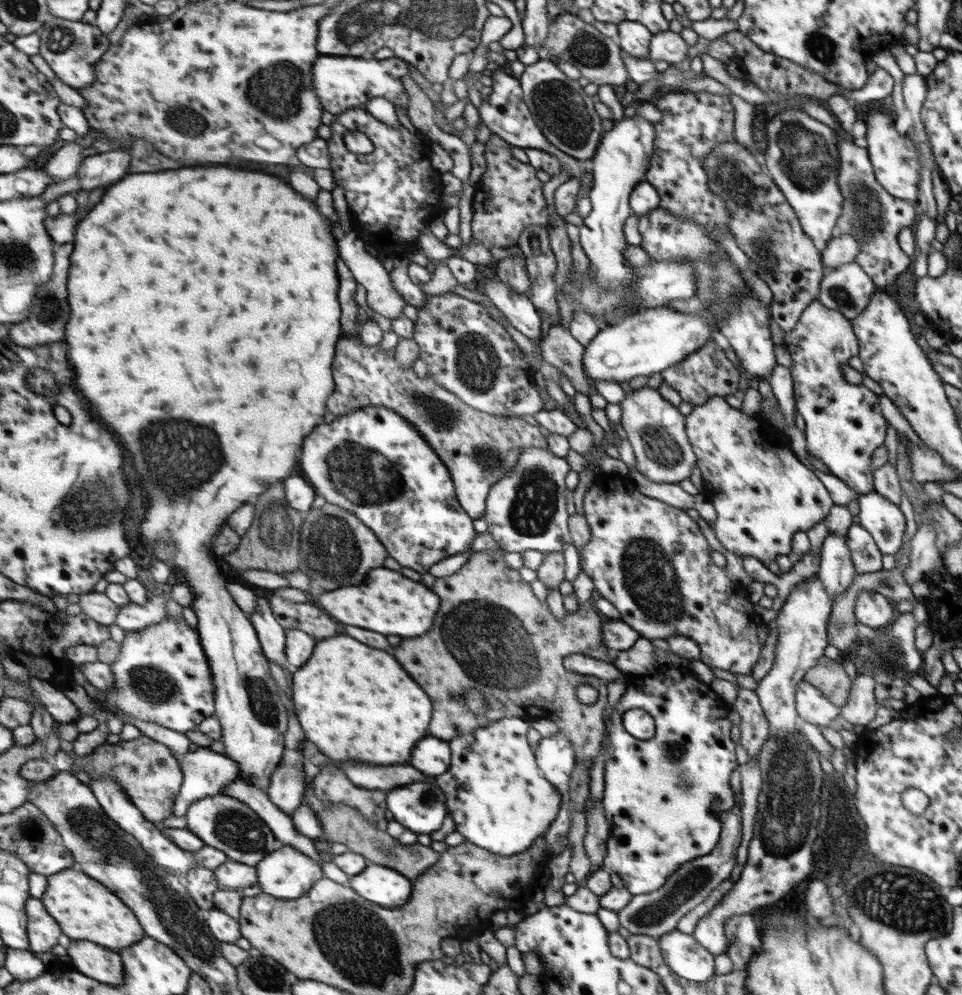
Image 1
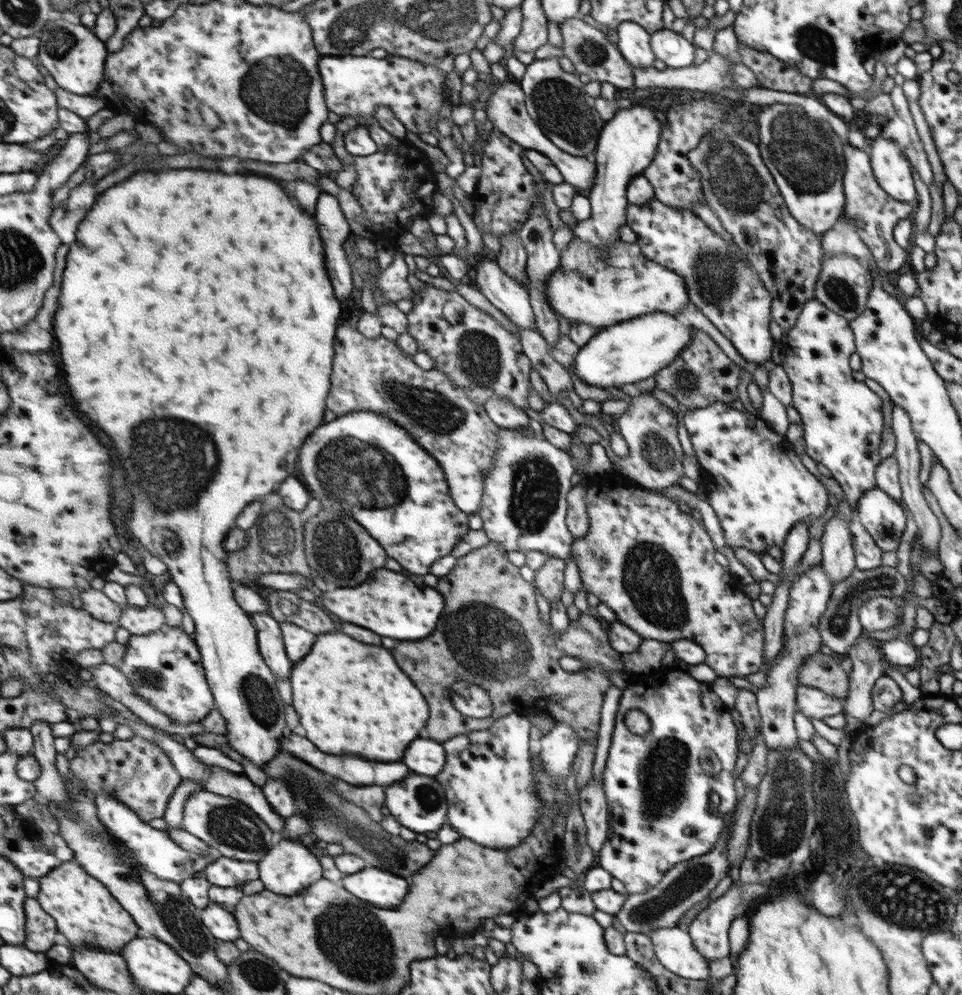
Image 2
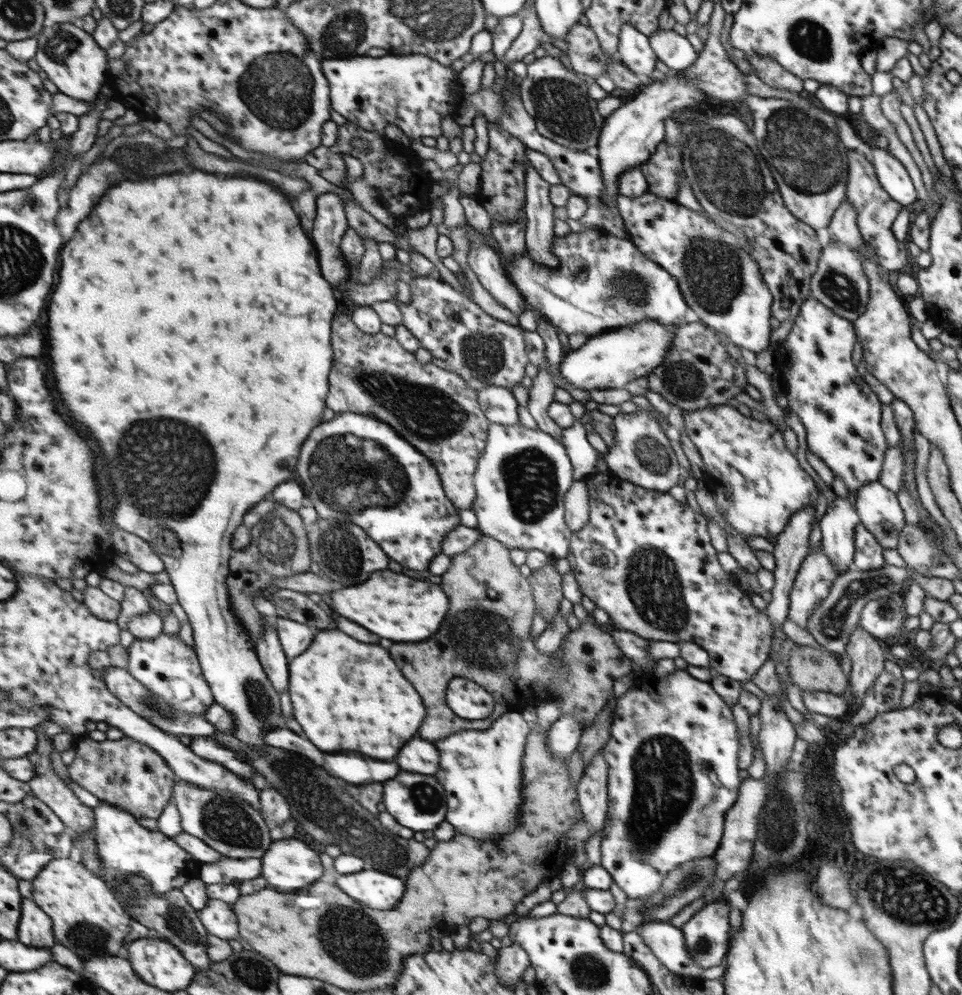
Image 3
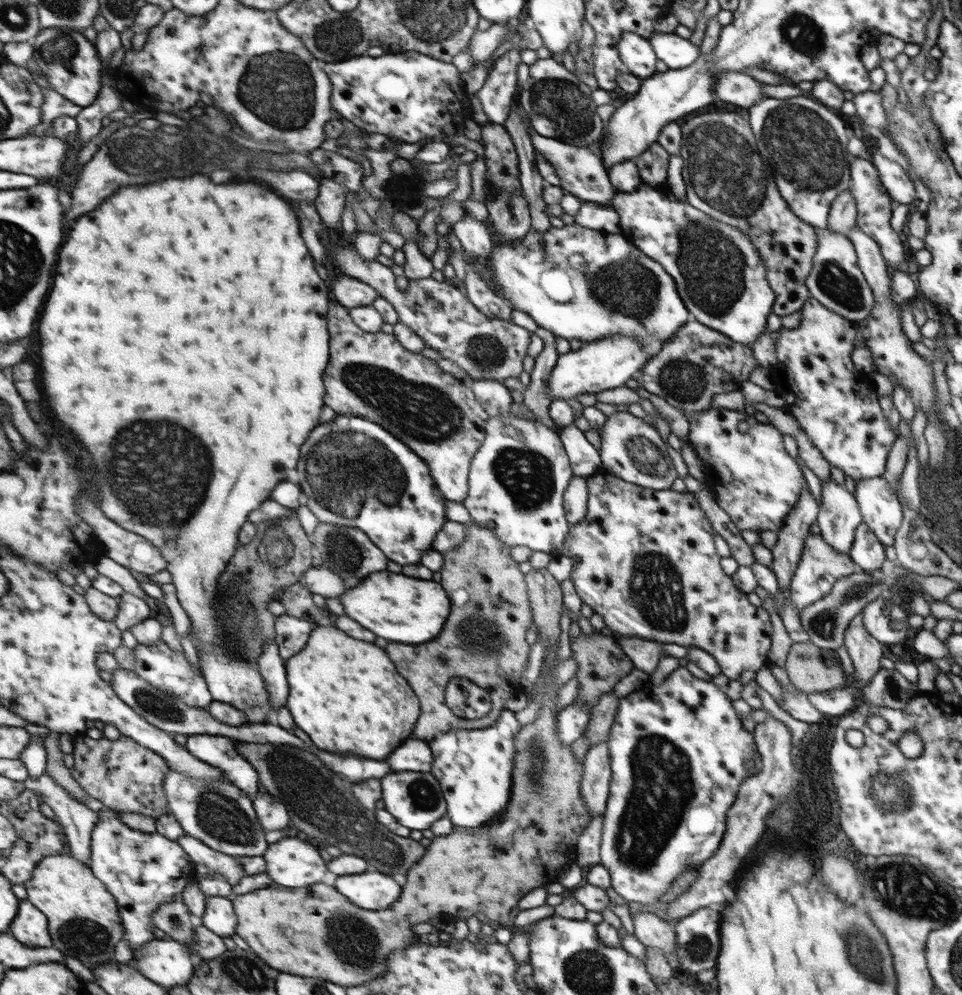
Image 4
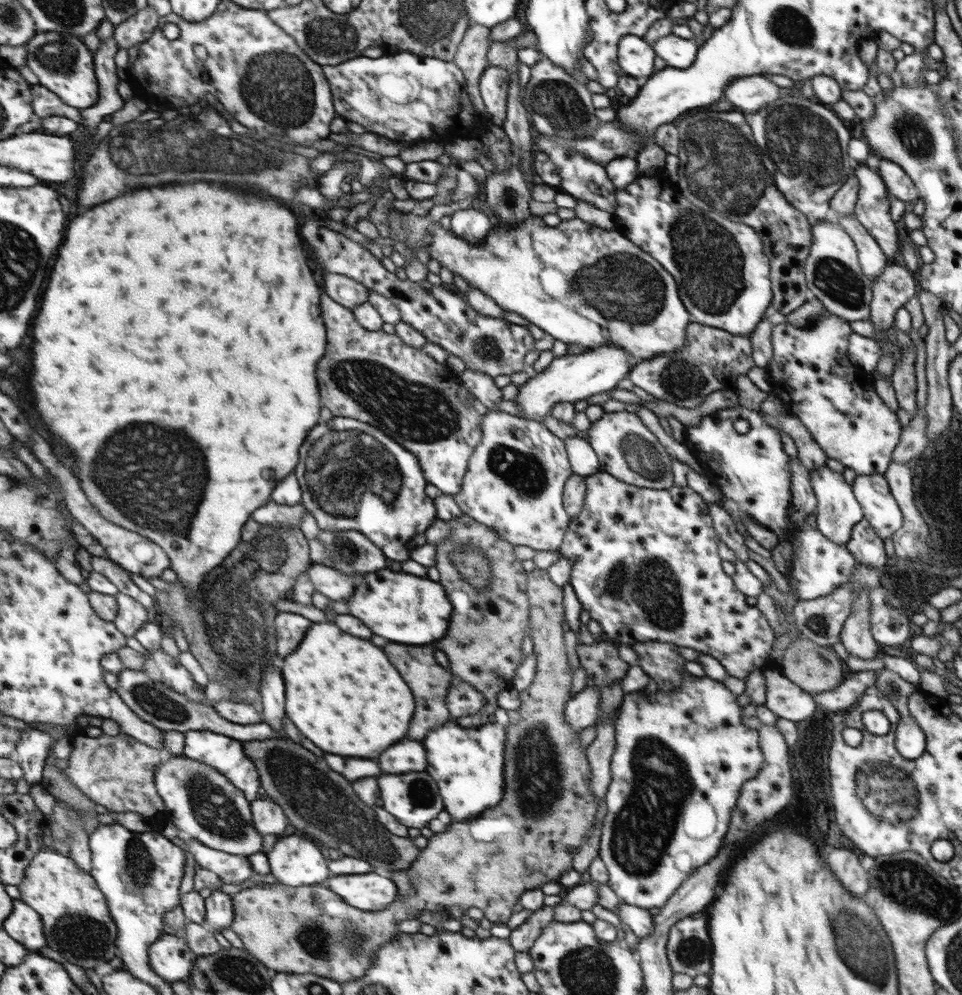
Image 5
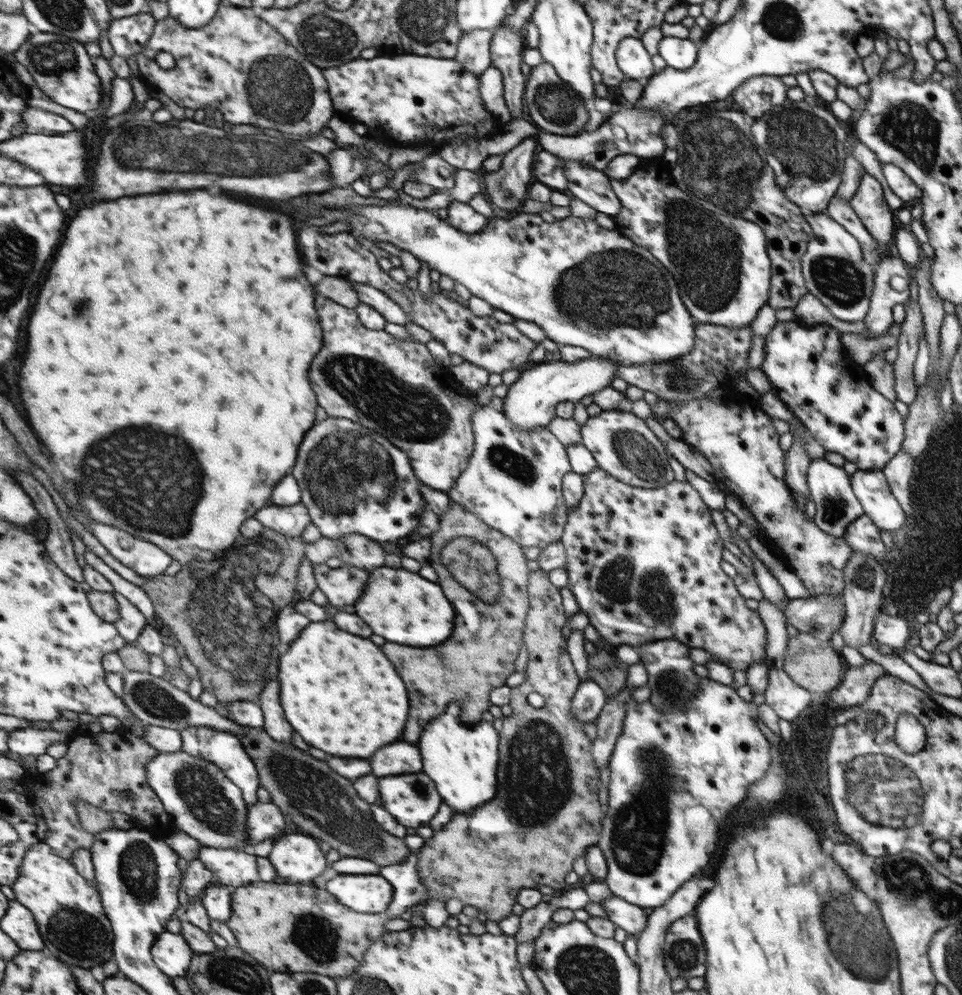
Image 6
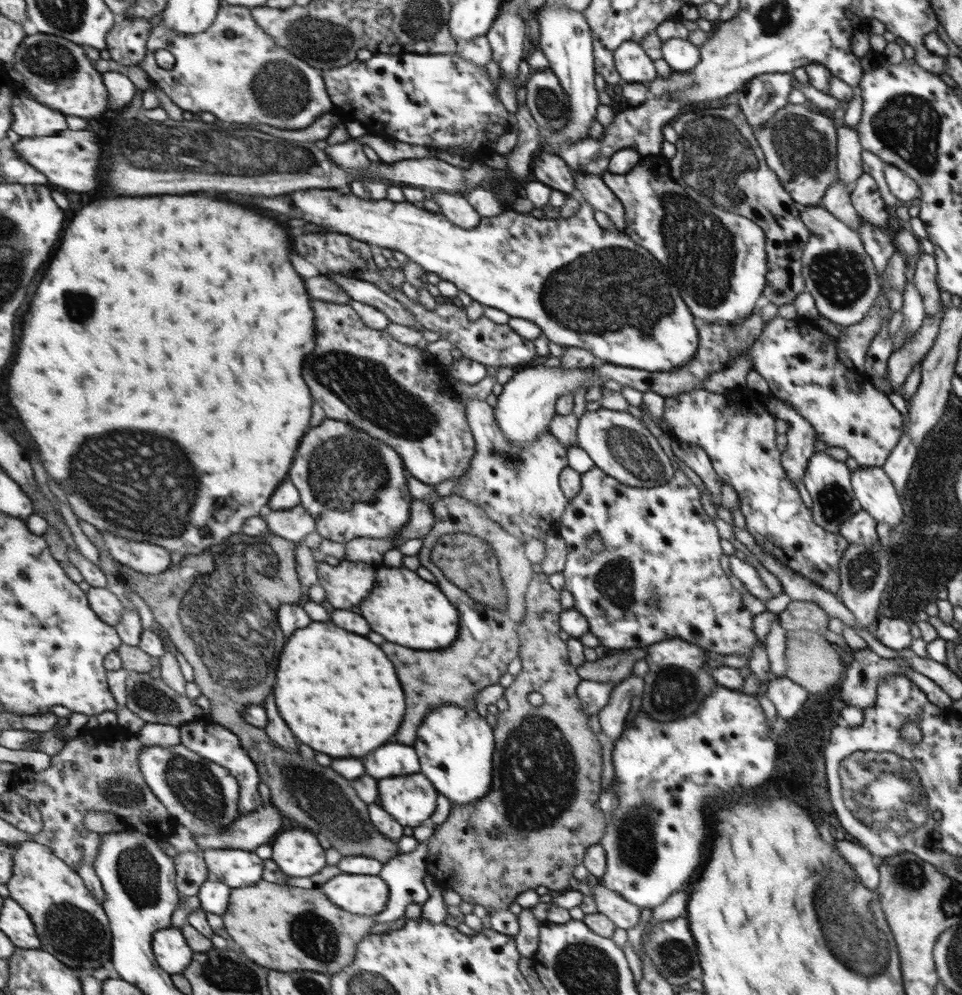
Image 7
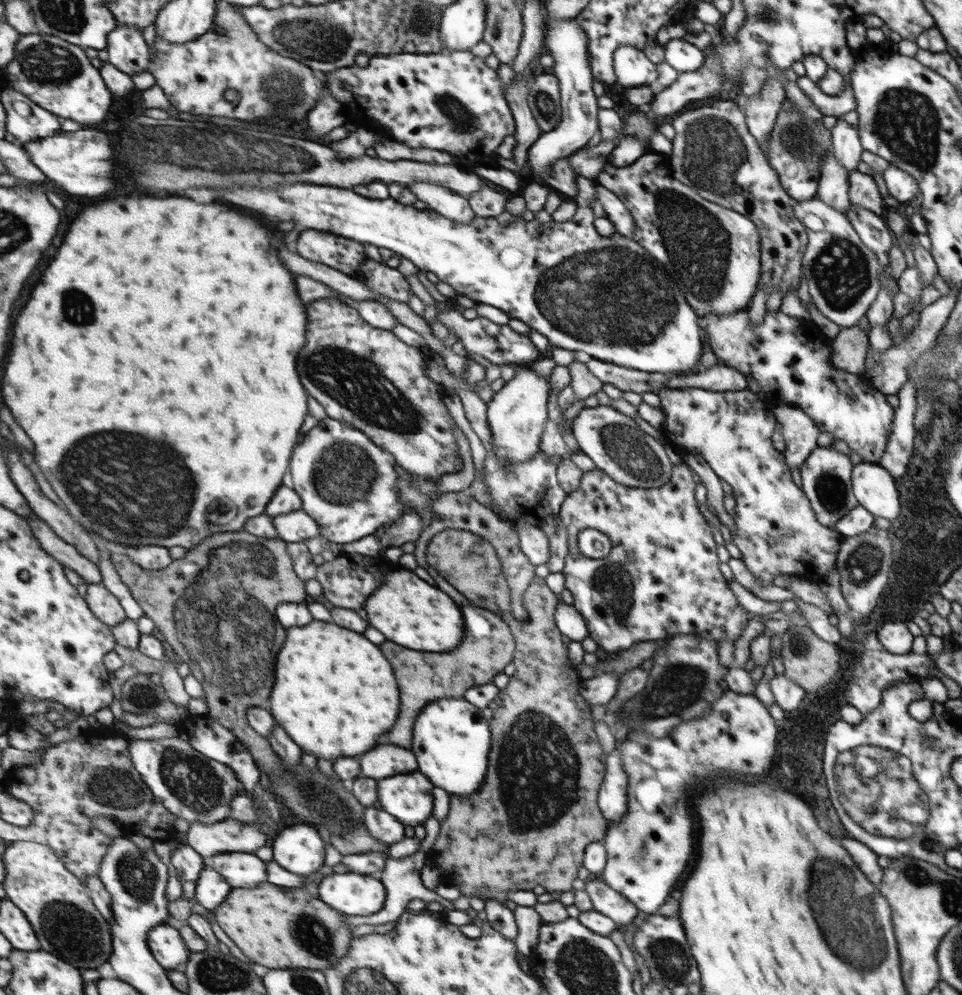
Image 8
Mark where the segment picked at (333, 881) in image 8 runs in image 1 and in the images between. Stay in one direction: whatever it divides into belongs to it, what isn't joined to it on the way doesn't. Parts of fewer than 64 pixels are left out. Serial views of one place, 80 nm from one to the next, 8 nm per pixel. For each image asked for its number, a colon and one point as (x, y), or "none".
1: (384, 885)
2: (383, 889)
3: (379, 890)
4: (374, 890)
5: (373, 891)
6: (369, 893)
7: (362, 894)

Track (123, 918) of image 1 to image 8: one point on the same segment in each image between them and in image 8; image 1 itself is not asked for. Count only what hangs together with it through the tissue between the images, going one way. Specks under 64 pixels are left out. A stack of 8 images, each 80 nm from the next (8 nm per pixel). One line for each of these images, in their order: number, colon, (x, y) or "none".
2: (86, 911)
3: (88, 918)
4: (85, 921)
5: (78, 921)
6: (69, 909)
7: (73, 925)
8: (58, 903)

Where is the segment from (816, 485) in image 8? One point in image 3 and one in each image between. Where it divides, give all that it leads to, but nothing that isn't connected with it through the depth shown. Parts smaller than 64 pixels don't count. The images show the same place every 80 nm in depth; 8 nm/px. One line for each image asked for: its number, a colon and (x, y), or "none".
3: (837, 525)
4: (838, 516)
5: (837, 511)
6: (836, 506)
7: (827, 480)

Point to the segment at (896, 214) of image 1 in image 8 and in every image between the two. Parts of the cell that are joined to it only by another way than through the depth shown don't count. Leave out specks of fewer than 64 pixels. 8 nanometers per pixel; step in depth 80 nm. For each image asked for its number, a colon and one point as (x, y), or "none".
2: (875, 213)
3: (875, 211)
4: (873, 207)
5: (871, 209)
6: (867, 203)
7: (864, 197)
8: (862, 192)

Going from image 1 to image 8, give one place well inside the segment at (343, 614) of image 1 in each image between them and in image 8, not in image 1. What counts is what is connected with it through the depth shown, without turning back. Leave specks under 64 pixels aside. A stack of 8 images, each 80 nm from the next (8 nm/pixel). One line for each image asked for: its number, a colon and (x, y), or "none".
2: (392, 605)
3: (388, 604)
4: (402, 609)
5: (407, 609)
6: (394, 605)
7: (406, 609)
8: (409, 611)

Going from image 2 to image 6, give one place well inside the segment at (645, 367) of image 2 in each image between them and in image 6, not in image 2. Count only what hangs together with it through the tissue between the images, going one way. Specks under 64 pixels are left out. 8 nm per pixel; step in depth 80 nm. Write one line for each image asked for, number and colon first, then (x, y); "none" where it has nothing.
3: (609, 360)
4: (607, 363)
5: (568, 378)
6: (530, 401)

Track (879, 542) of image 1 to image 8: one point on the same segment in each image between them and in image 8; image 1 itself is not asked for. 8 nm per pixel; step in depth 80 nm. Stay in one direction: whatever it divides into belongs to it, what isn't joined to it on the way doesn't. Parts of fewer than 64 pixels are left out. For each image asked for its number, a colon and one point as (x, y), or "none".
2: (879, 514)
3: (878, 511)
4: (879, 509)
5: (879, 509)
6: (870, 486)
7: (873, 489)
8: (874, 491)

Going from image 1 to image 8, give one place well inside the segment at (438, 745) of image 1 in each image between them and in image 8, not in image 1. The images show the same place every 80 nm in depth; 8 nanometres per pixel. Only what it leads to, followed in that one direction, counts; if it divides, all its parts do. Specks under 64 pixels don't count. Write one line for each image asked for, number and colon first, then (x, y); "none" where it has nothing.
2: (426, 756)
3: (421, 756)
4: (416, 755)
5: (409, 756)
6: (402, 758)
7: (393, 759)
8: (388, 760)

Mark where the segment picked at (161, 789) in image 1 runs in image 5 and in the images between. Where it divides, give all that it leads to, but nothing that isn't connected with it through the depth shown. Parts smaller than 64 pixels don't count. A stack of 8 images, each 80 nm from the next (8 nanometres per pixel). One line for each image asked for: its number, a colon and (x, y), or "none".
2: (138, 771)
3: (126, 773)
4: (125, 776)
5: (118, 772)

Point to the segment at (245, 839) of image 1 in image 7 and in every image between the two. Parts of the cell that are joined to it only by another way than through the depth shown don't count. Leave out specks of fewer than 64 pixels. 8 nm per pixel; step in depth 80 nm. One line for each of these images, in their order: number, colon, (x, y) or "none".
2: (225, 824)
3: (227, 823)
4: (220, 814)
5: (205, 804)
6: (200, 799)
7: (200, 794)

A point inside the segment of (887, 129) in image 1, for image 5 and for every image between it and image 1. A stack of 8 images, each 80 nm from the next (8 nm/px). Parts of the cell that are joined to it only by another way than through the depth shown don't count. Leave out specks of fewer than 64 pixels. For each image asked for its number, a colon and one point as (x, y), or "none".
2: (890, 169)
3: (890, 172)
4: (899, 187)
5: (899, 186)

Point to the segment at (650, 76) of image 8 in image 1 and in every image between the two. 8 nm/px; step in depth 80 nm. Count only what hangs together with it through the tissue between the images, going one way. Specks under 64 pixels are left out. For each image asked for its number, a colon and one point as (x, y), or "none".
1: (633, 38)
2: (633, 42)
3: (634, 51)
4: (635, 52)
5: (635, 57)
6: (634, 61)
7: (634, 67)

